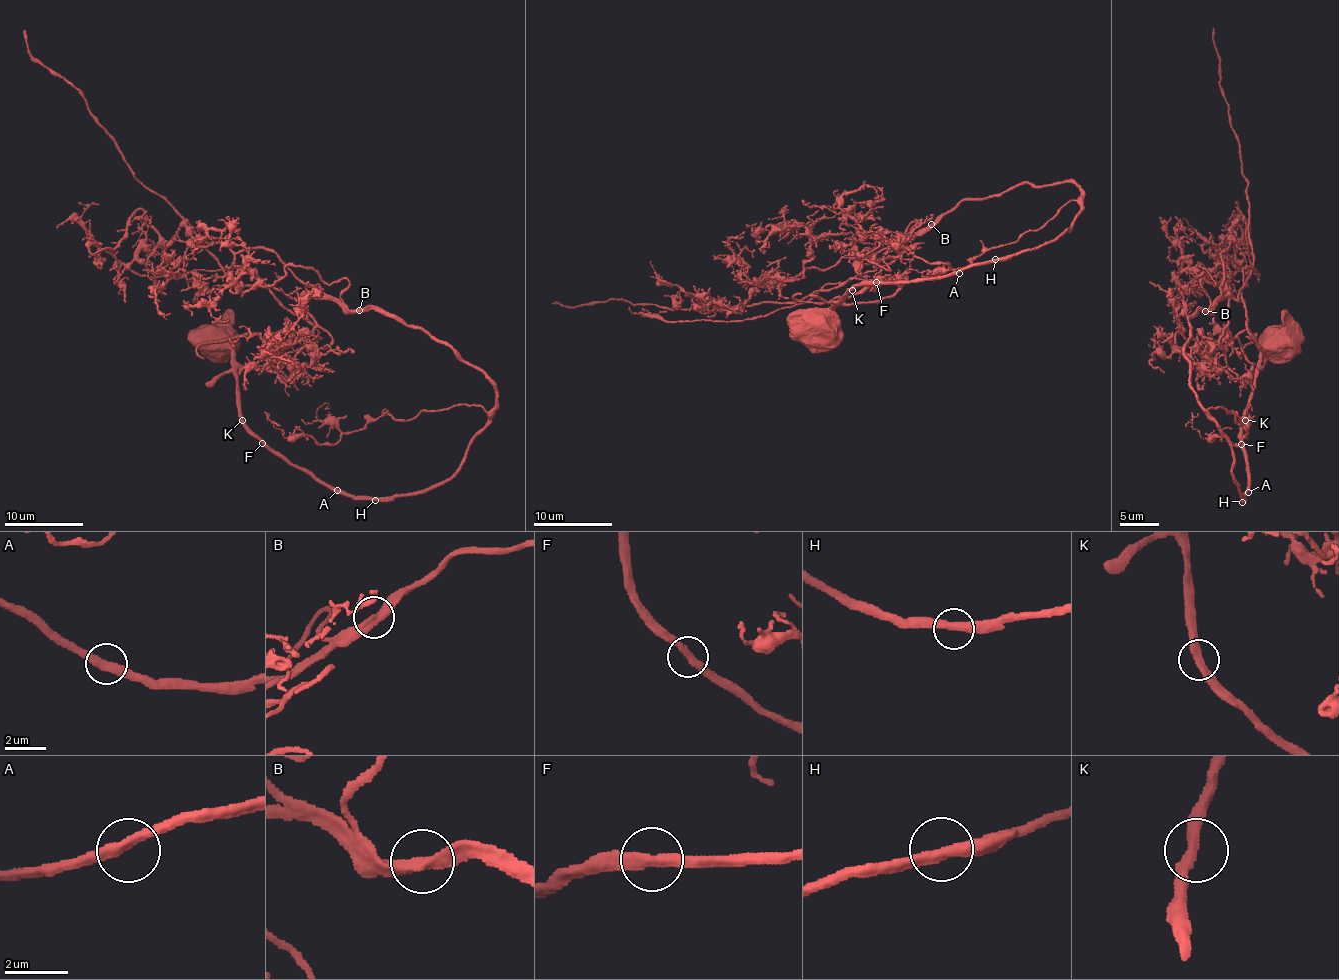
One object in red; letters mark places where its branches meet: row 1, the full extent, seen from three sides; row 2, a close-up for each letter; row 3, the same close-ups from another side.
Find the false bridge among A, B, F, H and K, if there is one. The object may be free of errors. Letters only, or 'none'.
none

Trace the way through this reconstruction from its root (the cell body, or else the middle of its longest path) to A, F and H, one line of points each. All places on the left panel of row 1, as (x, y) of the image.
A: (218, 345), (232, 353), (236, 404), (242, 422), (272, 449), (337, 490)
F: (218, 345), (232, 353), (236, 404), (242, 422), (262, 443)
H: (218, 345), (232, 353), (236, 404), (242, 422), (272, 449), (327, 484), (348, 494), (370, 496), (375, 500)

